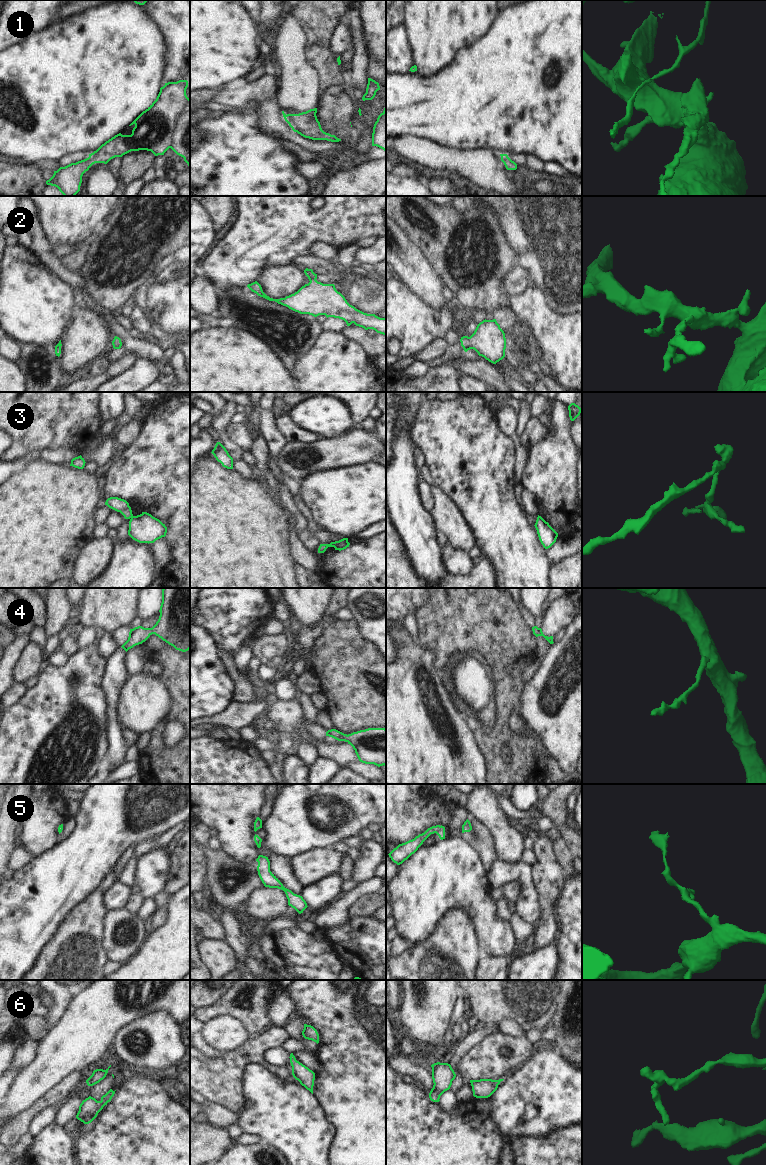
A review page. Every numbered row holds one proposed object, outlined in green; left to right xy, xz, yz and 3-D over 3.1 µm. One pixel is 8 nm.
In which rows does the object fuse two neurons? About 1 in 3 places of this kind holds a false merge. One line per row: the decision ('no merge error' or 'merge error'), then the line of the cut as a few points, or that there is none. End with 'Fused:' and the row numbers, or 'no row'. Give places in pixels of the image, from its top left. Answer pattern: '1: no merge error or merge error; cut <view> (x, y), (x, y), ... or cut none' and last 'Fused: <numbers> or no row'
1: no merge error; cut none
2: no merge error; cut none
3: merge error; cut xz (327, 544), (329, 546)
4: no merge error; cut none
5: no merge error; cut none
6: no merge error; cut none
Fused: 3

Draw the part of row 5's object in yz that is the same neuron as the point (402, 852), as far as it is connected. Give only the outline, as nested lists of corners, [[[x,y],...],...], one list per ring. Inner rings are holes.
[[[436,825],[428,828],[424,833],[419,834],[414,839],[399,844],[388,855],[397,865],[402,864],[412,854],[414,854],[423,842],[431,835],[436,833],[441,840],[445,839],[445,827]]]

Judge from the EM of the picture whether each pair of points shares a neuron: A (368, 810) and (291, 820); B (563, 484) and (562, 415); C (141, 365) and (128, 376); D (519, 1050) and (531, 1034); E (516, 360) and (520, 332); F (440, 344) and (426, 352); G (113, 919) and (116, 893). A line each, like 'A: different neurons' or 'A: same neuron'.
A: same neuron
B: same neuron
C: same neuron
D: different neurons
E: same neuron
F: same neuron
G: different neurons

